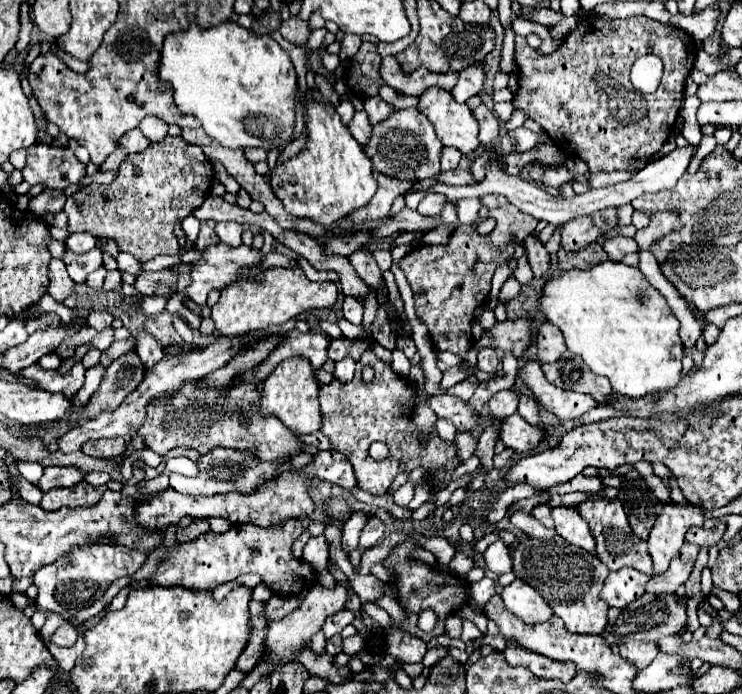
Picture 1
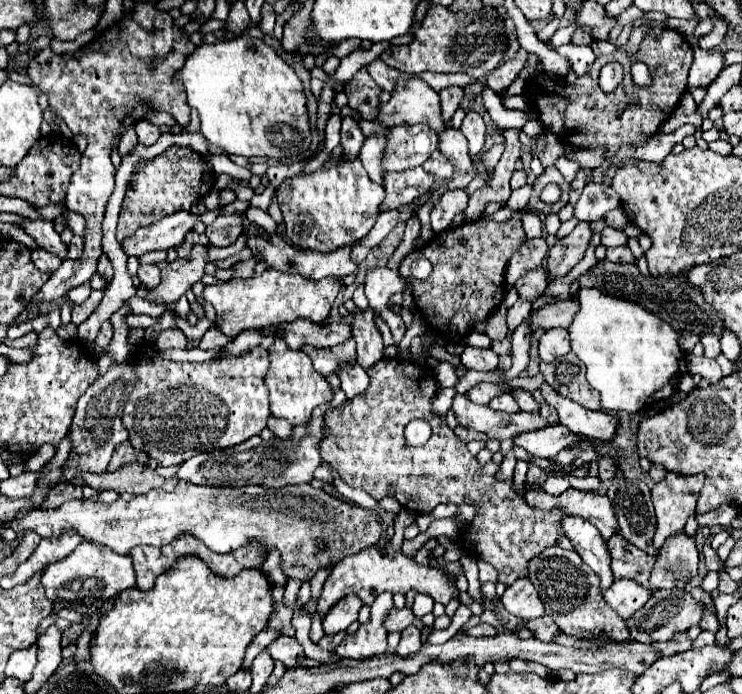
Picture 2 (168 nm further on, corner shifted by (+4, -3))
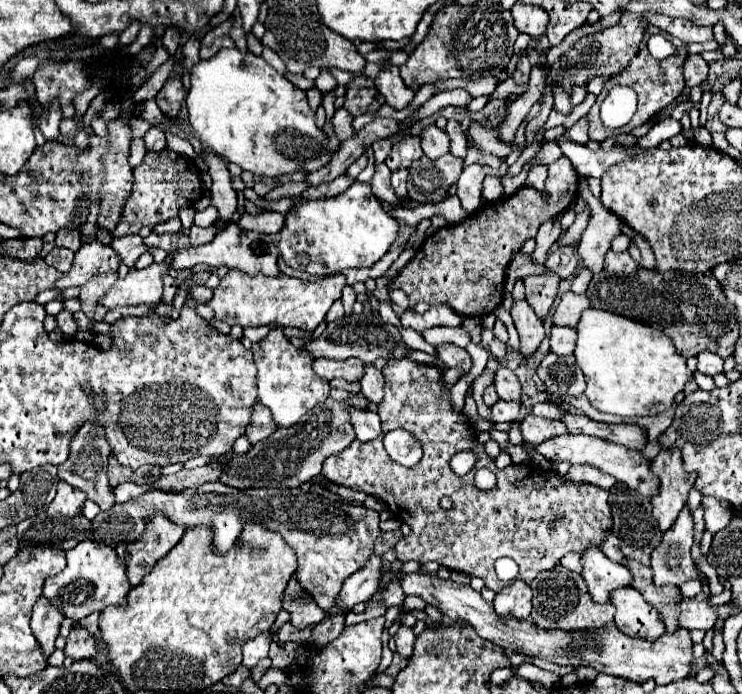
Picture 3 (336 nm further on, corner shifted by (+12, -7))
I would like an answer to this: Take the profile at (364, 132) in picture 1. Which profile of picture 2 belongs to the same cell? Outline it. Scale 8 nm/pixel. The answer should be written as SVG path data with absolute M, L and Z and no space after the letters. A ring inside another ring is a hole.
M372 135L364 141L364 147L360 151L360 161L370 175L374 183L384 183L384 169L382 169L382 159L384 159L384 147L386 139L382 135Z

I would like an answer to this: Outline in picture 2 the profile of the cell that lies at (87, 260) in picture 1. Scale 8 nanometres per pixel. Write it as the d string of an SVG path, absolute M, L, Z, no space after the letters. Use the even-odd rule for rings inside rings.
M26 221L20 225L30 237L34 237L36 245L50 251L50 253L56 253L64 259L66 255L66 245L60 241L60 235L54 231L54 223L52 221Z

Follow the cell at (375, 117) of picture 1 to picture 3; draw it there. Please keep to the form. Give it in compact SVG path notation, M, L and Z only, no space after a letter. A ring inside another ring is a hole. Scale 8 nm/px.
M388 63L382 67L380 75L374 79L374 85L384 95L386 103L396 111L406 109L412 103L414 93L416 93L414 89L404 85L404 81L398 75L398 67L388 65Z

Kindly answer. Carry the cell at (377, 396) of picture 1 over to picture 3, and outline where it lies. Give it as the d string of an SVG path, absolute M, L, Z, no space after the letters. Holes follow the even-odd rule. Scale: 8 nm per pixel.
M404 357L404 359L390 359L384 365L382 373L386 379L384 399L378 405L378 415L382 419L382 431L386 433L392 429L406 429L408 433L412 433L420 441L422 451L424 451L420 463L414 467L404 467L404 465L396 463L394 459L390 459L390 455L386 453L386 449L382 445L382 437L366 441L366 443L354 439L338 455L326 457L326 461L322 465L322 475L336 485L348 487L352 491L362 491L366 495L372 495L372 497L384 501L396 519L406 521L412 527L412 535L402 537L398 541L398 545L394 547L398 559L402 559L402 561L414 559L420 563L436 561L442 567L484 579L486 587L498 593L506 585L494 573L494 561L498 557L512 557L520 567L518 579L522 579L530 585L532 579L540 571L552 569L562 559L562 555L566 555L570 551L580 553L588 545L602 543L602 533L612 525L608 491L604 491L596 485L590 485L590 483L562 483L556 473L540 471L534 463L508 465L506 469L498 469L494 465L494 459L490 459L484 453L484 445L476 441L474 429L470 427L468 419L464 415L456 415L450 411L450 391L442 389L442 383L440 383L442 371L438 371L432 365L420 365L420 363ZM464 439L468 439L466 451L476 453L478 461L470 473L460 477L452 471L450 459L454 453L464 451ZM480 467L488 467L496 473L498 483L494 489L478 491L474 487L474 473ZM442 497L448 497L452 501L452 509L448 509L448 511L440 509Z

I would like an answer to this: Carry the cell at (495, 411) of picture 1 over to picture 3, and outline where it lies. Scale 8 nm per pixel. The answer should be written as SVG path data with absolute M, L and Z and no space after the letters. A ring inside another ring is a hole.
M496 401L492 407L492 419L494 421L506 421L506 423L512 423L518 419L518 413L520 413L520 403L510 403L510 401Z

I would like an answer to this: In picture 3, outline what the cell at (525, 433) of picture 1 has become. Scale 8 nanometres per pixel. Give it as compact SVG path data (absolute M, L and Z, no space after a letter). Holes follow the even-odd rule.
M556 435L556 437L548 439L548 441L542 441L540 445L534 445L534 449L552 463L568 461L570 465L592 465L592 467L600 469L602 473L612 475L616 481L622 481L628 487L640 491L646 497L654 495L656 489L658 489L658 481L650 473L650 463L638 451L628 449L624 445L606 443L604 439L590 437L590 435Z

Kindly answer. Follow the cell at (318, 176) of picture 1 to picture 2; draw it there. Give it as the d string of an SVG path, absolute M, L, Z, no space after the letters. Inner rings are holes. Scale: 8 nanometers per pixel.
M338 159L312 175L300 173L286 179L278 189L286 237L292 241L292 245L316 253L330 253L340 247L354 245L374 227L384 195L384 187L370 181L364 167L360 167L360 159L352 163Z

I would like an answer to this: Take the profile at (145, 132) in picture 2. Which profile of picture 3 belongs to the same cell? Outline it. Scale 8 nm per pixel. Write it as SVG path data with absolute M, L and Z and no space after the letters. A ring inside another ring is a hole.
M152 127L150 131L146 131L146 135L142 139L144 139L144 145L146 145L148 151L166 149L166 139L164 139L164 133L162 133L160 127Z

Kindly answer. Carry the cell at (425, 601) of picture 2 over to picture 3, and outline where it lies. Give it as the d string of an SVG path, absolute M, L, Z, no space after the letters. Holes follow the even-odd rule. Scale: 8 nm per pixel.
M400 627L398 633L394 635L394 643L396 643L396 653L400 653L402 657L410 657L412 649L414 649L414 633L410 627Z

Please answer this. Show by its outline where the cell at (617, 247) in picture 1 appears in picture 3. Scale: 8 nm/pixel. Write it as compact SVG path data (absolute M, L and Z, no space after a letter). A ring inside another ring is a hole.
M608 251L606 253L606 261L604 261L604 269L612 271L612 273L620 273L620 275L630 275L632 271L638 271L638 263L630 257L630 253L614 253Z

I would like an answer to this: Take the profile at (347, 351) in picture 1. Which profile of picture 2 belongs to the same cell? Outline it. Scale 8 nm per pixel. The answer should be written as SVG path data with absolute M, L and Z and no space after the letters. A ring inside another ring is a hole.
M358 363L352 367L344 367L340 371L340 381L342 381L342 391L346 393L348 399L364 395L368 389L368 383L370 383L368 373Z

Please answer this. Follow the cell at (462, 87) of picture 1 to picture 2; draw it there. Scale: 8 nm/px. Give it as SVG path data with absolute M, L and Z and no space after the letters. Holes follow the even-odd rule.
M448 87L440 93L440 107L442 107L442 113L444 113L444 121L450 121L450 117L454 115L454 111L458 109L460 101L462 101L462 95L464 95L464 89L460 87Z

